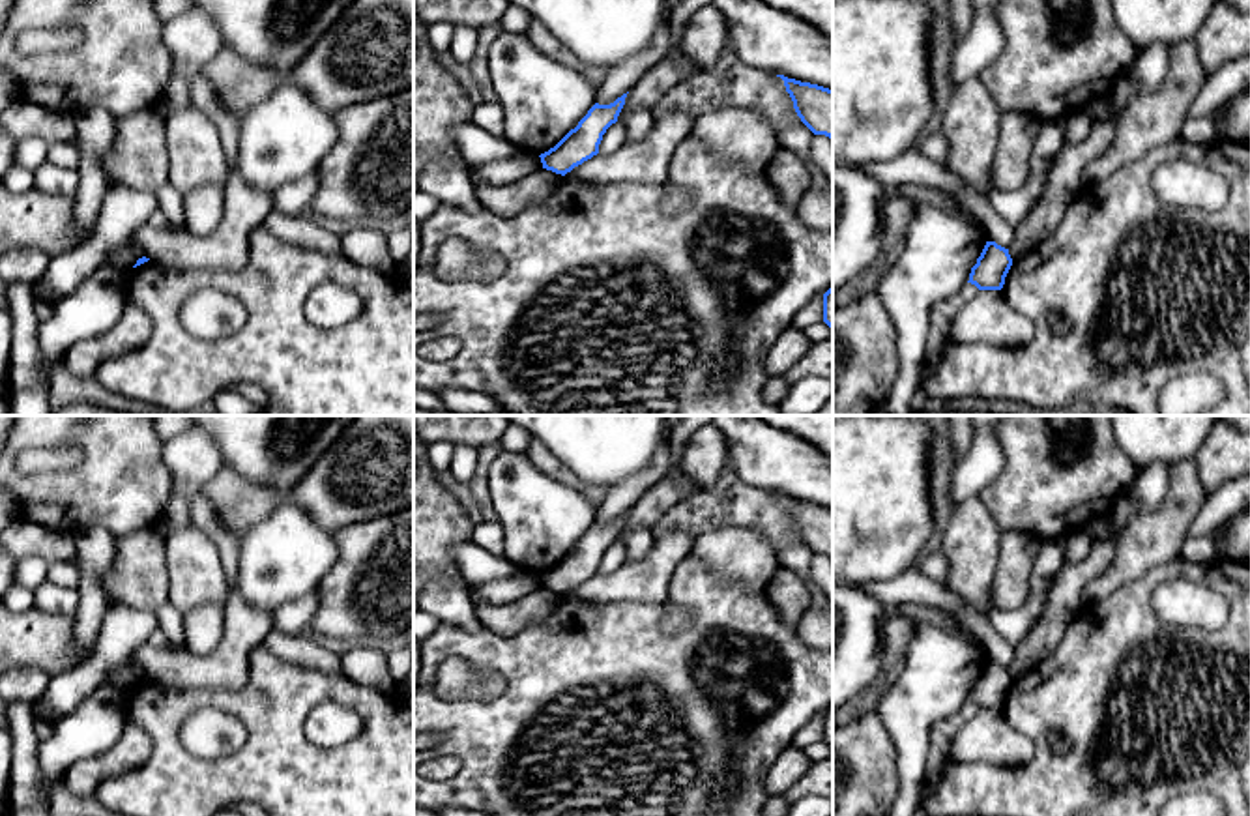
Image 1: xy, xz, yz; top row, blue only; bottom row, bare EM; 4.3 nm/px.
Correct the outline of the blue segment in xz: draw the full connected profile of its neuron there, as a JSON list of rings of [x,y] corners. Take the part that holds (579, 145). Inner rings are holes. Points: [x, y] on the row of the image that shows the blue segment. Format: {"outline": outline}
{"outline": [[[627,94],[610,105],[595,103],[588,114],[554,148],[541,153],[543,168],[565,176],[574,167],[599,153],[606,129],[618,122]]]}

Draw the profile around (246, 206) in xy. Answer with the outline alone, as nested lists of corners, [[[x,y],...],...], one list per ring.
[[[202,75],[189,82],[191,105],[200,109],[217,127],[228,163],[225,185],[225,213],[208,236],[187,230],[157,230],[148,223],[133,230],[133,240],[144,256],[172,268],[213,268],[240,271],[249,260],[249,238],[273,210],[273,193],[247,183],[238,170],[241,118],[217,95],[213,84]]]

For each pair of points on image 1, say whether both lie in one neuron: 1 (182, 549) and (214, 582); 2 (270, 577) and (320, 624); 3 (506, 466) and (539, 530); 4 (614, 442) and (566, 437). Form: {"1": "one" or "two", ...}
{"1": "one", "2": "two", "3": "one", "4": "one"}

